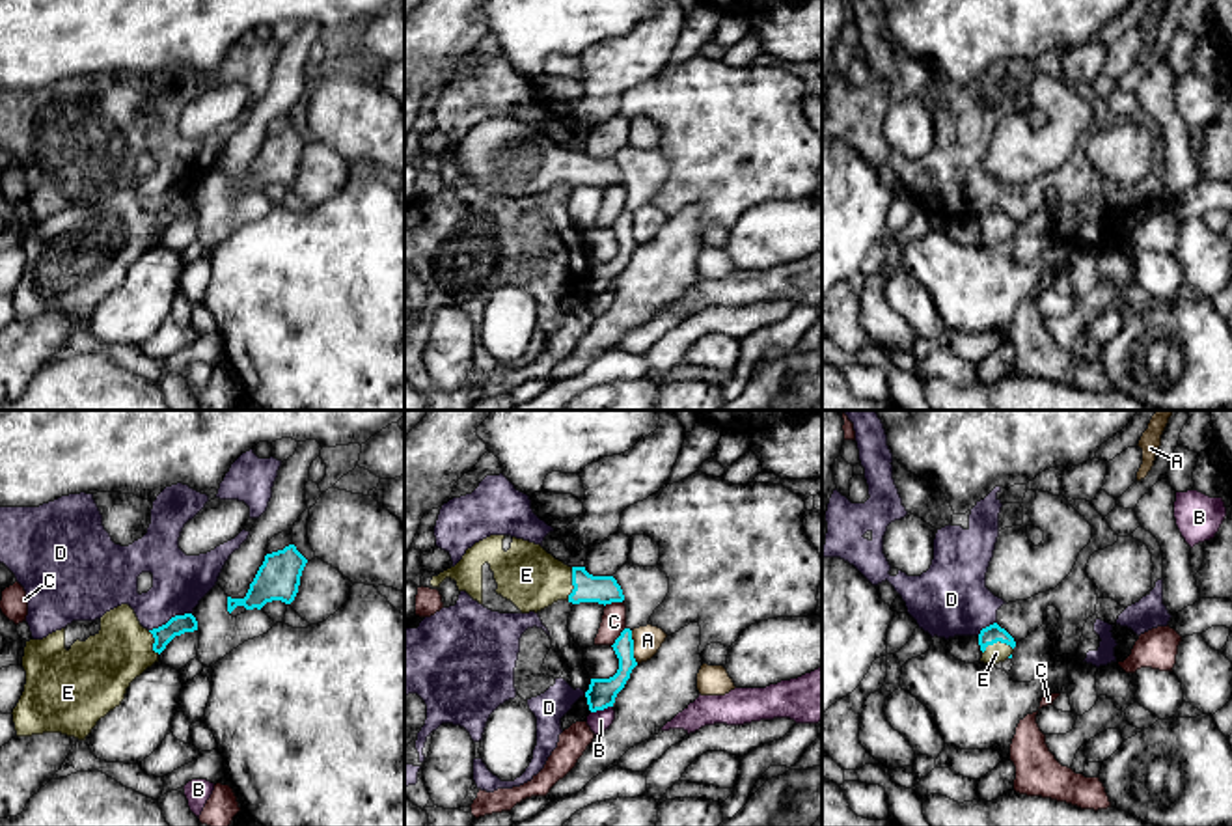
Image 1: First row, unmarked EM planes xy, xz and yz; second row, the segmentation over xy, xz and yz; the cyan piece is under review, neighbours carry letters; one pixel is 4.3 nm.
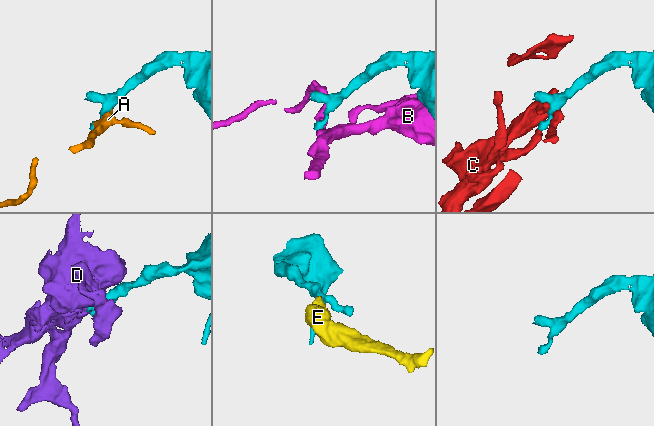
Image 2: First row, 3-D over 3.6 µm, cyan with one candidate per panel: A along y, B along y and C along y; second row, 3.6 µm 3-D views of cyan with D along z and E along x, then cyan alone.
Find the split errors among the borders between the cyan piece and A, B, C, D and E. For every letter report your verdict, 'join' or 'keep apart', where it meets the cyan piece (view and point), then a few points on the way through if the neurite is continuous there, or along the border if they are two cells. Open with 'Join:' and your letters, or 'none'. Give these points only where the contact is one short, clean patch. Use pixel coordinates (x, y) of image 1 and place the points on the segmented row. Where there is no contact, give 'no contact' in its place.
Join: E
A: keep apart | xz (632, 647) | along xz (630, 631), (638, 662)
B: keep apart | xz (601, 709)
C: keep apart | xz (619, 636)
D: keep apart | xy (172, 618)
E: join | xz (573, 584) | across xz (604, 590), (573, 584), (533, 580), (526, 575)

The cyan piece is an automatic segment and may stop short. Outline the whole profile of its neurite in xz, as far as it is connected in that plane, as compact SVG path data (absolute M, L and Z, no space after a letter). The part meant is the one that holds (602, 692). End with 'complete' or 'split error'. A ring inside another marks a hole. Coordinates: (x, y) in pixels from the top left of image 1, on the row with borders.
M624 628L611 647L619 658L619 669L609 679L591 679L589 690L585 692L591 712L613 707L617 694L624 688L632 669L637 666L630 628Z | complete

